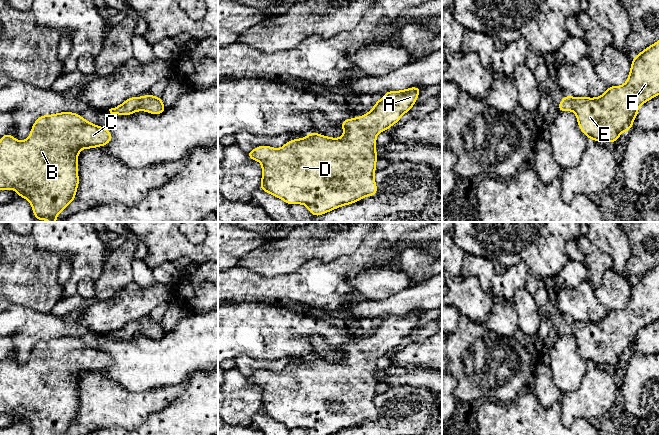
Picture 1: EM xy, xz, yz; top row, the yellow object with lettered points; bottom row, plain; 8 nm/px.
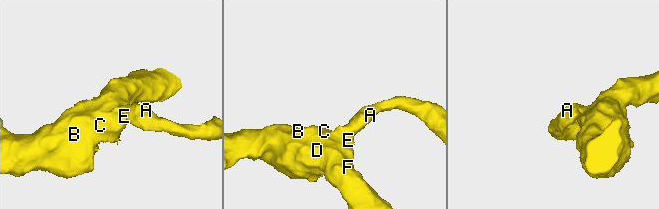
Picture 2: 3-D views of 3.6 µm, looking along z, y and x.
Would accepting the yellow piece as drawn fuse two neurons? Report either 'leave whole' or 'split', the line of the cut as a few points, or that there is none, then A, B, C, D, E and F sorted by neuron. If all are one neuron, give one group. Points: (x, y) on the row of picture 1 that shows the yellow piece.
leave whole | no cut | A B C D E F

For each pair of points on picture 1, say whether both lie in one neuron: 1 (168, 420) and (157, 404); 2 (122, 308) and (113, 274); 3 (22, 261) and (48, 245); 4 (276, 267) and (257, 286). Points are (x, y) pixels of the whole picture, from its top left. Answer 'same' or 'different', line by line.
1: different
2: different
3: different
4: different

